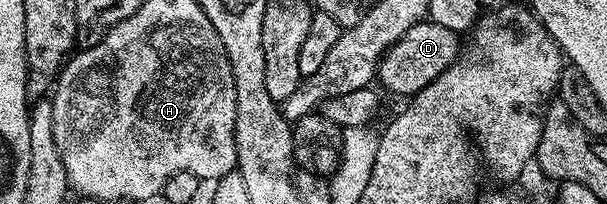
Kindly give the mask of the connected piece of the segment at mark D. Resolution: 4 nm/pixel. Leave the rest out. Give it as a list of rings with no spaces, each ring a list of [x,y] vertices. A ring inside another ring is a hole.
[[[422,22],[411,26],[403,38],[399,38],[385,51],[381,61],[377,63],[376,79],[381,80],[380,87],[386,93],[394,92],[397,96],[412,98],[416,92],[423,90],[439,74],[446,72],[448,68],[459,59],[463,44],[459,41],[458,33],[447,30],[447,26],[439,26],[432,22]]]

